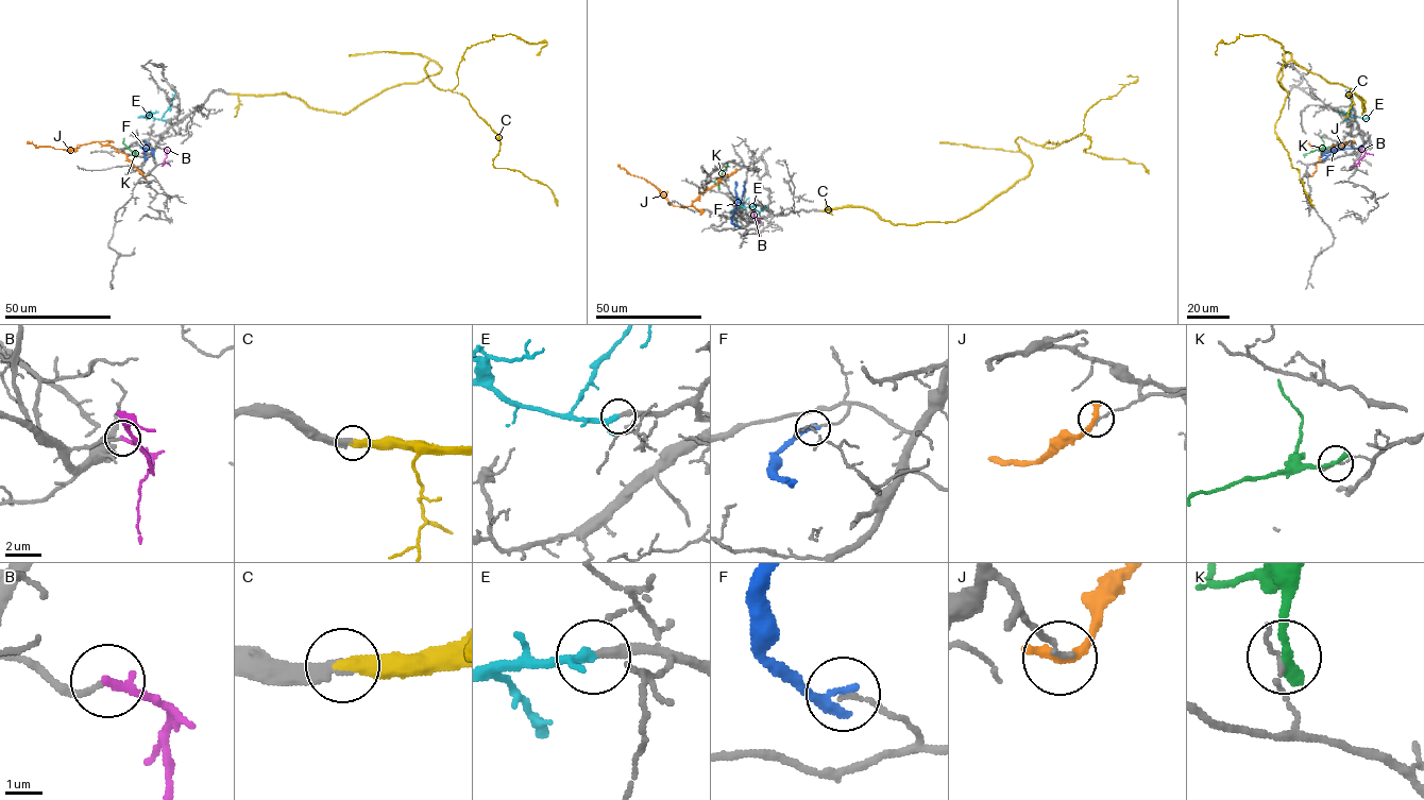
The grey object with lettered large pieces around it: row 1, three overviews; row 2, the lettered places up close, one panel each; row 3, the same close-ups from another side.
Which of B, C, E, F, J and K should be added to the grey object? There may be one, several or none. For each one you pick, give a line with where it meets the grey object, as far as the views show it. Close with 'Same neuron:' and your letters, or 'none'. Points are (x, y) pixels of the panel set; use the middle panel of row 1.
B: Touches grey at (755, 220)
C: Touches grey at (820, 210)
E: Touches grey at (758, 205)
Same neuron: B, C, E

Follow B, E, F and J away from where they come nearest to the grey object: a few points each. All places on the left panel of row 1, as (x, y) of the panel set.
B: (163, 149), (167, 155), (162, 166)
E: (167, 119), (139, 117), (149, 116)
F: (146, 141), (140, 147), (151, 149), (154, 157)
J: (145, 176), (125, 154), (109, 145), (94, 141), (67, 150), (36, 147), (27, 141)

